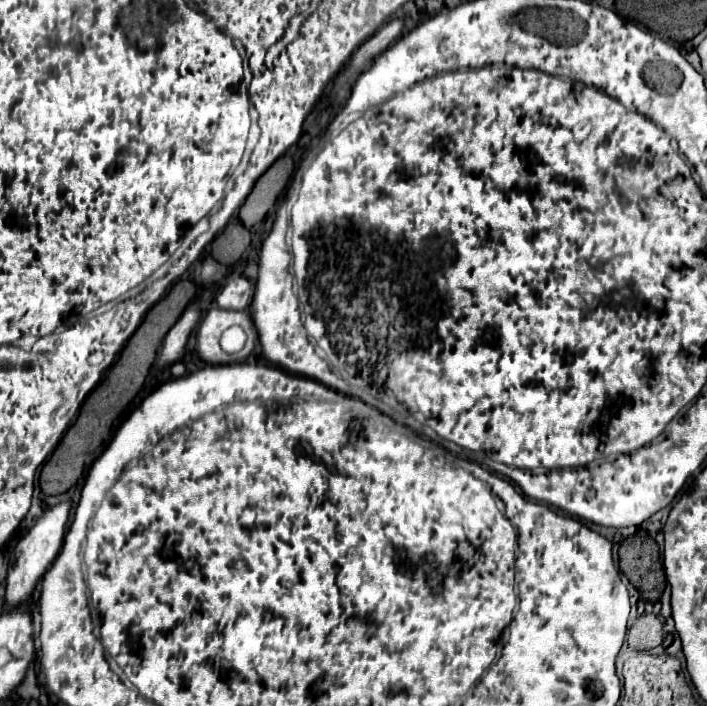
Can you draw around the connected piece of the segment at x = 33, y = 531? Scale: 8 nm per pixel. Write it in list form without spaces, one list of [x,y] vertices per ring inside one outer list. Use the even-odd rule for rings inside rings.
[[[60,502],[48,512],[44,512],[38,522],[28,530],[28,534],[16,544],[12,558],[10,558],[10,568],[8,568],[8,578],[6,578],[6,608],[12,608],[16,604],[22,604],[28,600],[32,594],[38,578],[48,570],[52,560],[58,556],[58,550],[64,540],[66,532],[66,522],[70,516],[70,502]]]

